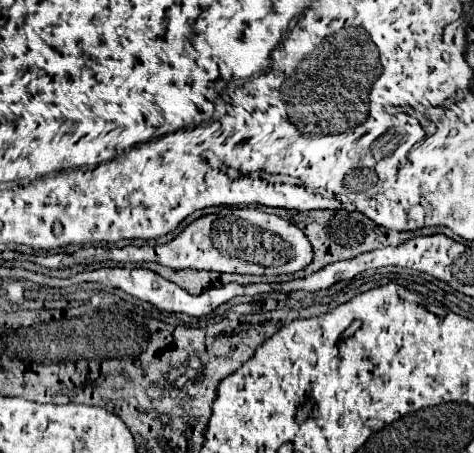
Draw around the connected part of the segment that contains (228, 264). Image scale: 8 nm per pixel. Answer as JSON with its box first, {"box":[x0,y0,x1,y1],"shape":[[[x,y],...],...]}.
{"box":[110,208,313,274],"shape":[[[223,208],[217,214],[201,216],[191,222],[177,238],[163,246],[125,246],[112,248],[110,259],[114,262],[157,262],[175,270],[215,270],[237,274],[293,274],[313,262],[313,246],[303,230],[273,214],[249,208]]]}

